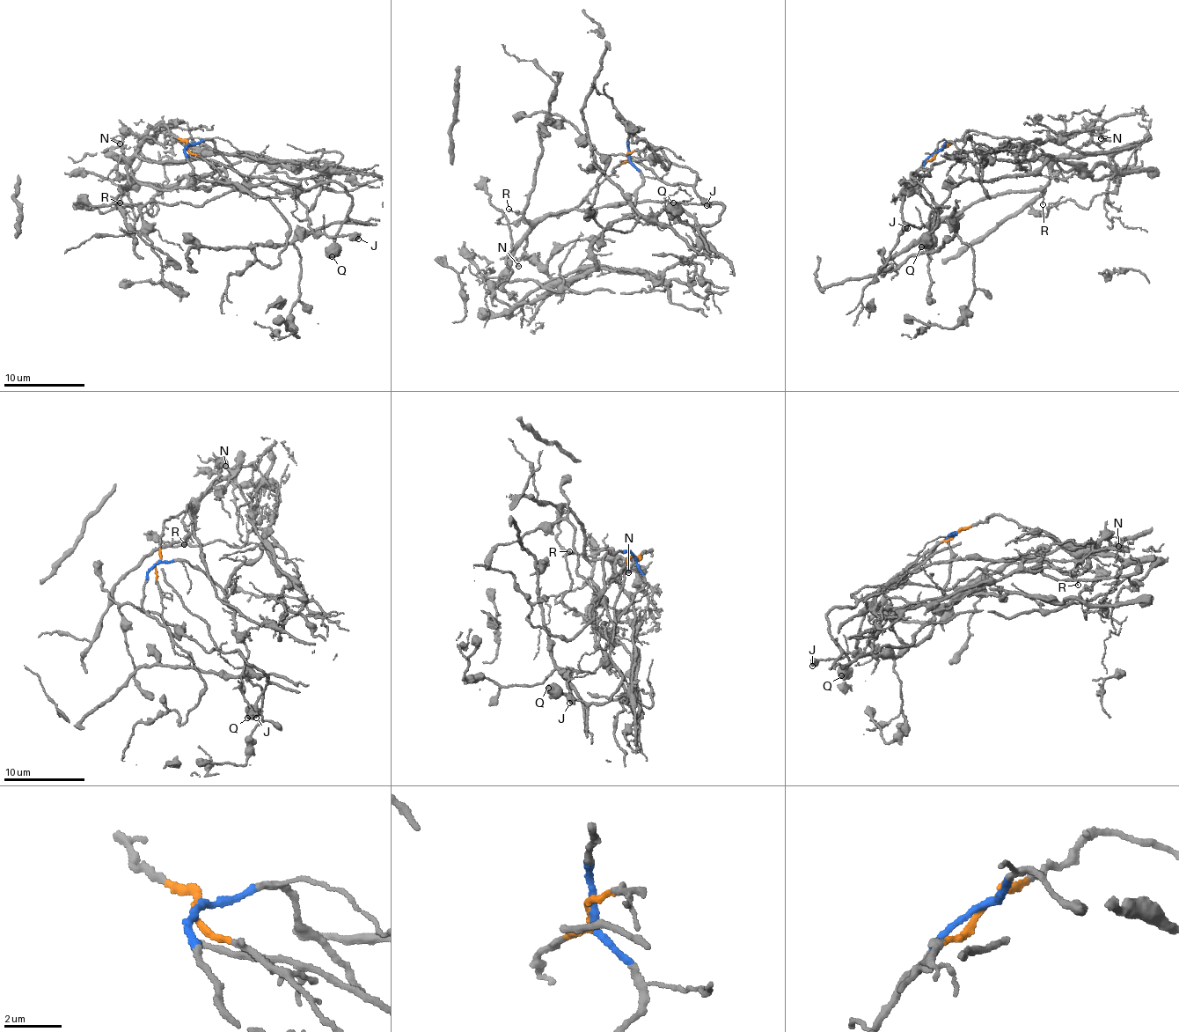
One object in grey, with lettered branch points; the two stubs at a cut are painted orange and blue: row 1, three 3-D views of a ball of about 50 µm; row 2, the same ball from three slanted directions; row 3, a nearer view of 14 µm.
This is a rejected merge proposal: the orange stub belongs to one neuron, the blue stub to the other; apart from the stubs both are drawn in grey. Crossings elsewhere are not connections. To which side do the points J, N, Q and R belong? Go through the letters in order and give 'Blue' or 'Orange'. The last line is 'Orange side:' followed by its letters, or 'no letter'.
J: Blue
N: Blue
Q: Orange
R: Orange
Orange side: Q, R

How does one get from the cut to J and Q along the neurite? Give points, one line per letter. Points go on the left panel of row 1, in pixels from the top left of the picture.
J: (186, 146), (210, 140), (244, 183), (285, 192), (306, 210), (314, 233), (359, 239)
Q: (186, 146), (203, 158), (245, 175), (312, 187), (333, 181), (346, 187), (350, 208), (336, 237), (332, 256)

